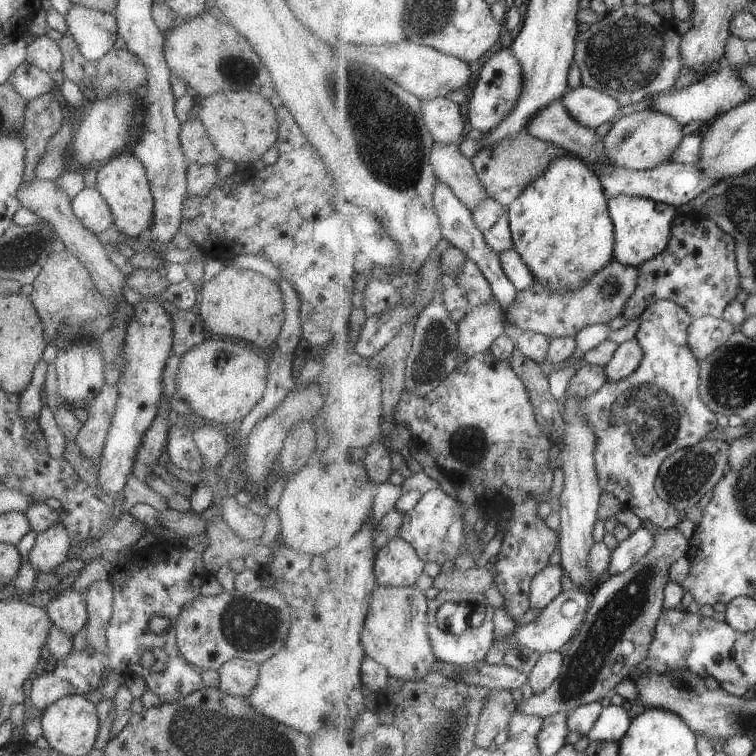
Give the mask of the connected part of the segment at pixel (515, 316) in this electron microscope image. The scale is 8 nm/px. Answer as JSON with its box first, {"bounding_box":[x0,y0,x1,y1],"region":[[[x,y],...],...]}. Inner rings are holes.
{"bounding_box":[507,258,639,339],"region":[[[616,258],[589,280],[585,280],[577,290],[553,292],[545,284],[535,281],[529,288],[517,292],[517,300],[507,310],[507,322],[522,331],[545,334],[552,339],[576,337],[586,326],[607,324],[621,315],[627,300],[638,289],[638,284],[639,267],[625,266]]]}

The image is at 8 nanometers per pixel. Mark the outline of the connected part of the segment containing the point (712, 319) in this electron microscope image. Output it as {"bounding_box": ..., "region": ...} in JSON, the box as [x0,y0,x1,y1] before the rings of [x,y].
{"bounding_box":[689,315,742,362],"region":[[[714,315],[701,316],[694,319],[689,328],[689,346],[693,348],[697,360],[701,362],[715,354],[741,327],[742,325],[735,326]]]}

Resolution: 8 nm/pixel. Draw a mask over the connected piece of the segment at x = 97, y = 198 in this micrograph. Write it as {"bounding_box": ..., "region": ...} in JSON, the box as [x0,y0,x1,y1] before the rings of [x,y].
{"bounding_box":[70,187,113,235],"region":[[[95,187],[80,190],[70,205],[75,218],[94,235],[105,232],[113,224],[111,210]]]}

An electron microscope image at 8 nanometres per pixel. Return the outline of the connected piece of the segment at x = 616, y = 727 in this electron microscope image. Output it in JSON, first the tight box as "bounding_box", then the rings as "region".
{"bounding_box":[586,705,632,741],"region":[[[609,705],[586,736],[591,741],[620,741],[629,730],[632,718],[621,706]]]}

